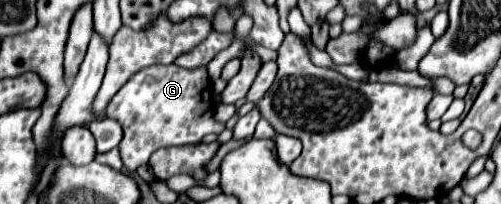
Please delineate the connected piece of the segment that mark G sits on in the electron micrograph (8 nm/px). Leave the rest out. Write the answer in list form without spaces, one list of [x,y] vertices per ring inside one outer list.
[[[152,65],[134,73],[124,87],[110,99],[106,107],[106,115],[116,119],[124,129],[124,139],[120,141],[120,157],[128,171],[136,171],[140,165],[146,165],[150,155],[160,147],[182,147],[182,145],[198,145],[204,135],[224,131],[224,123],[214,119],[214,109],[204,111],[204,91],[210,91],[210,79],[206,67],[182,69],[174,65]]]

